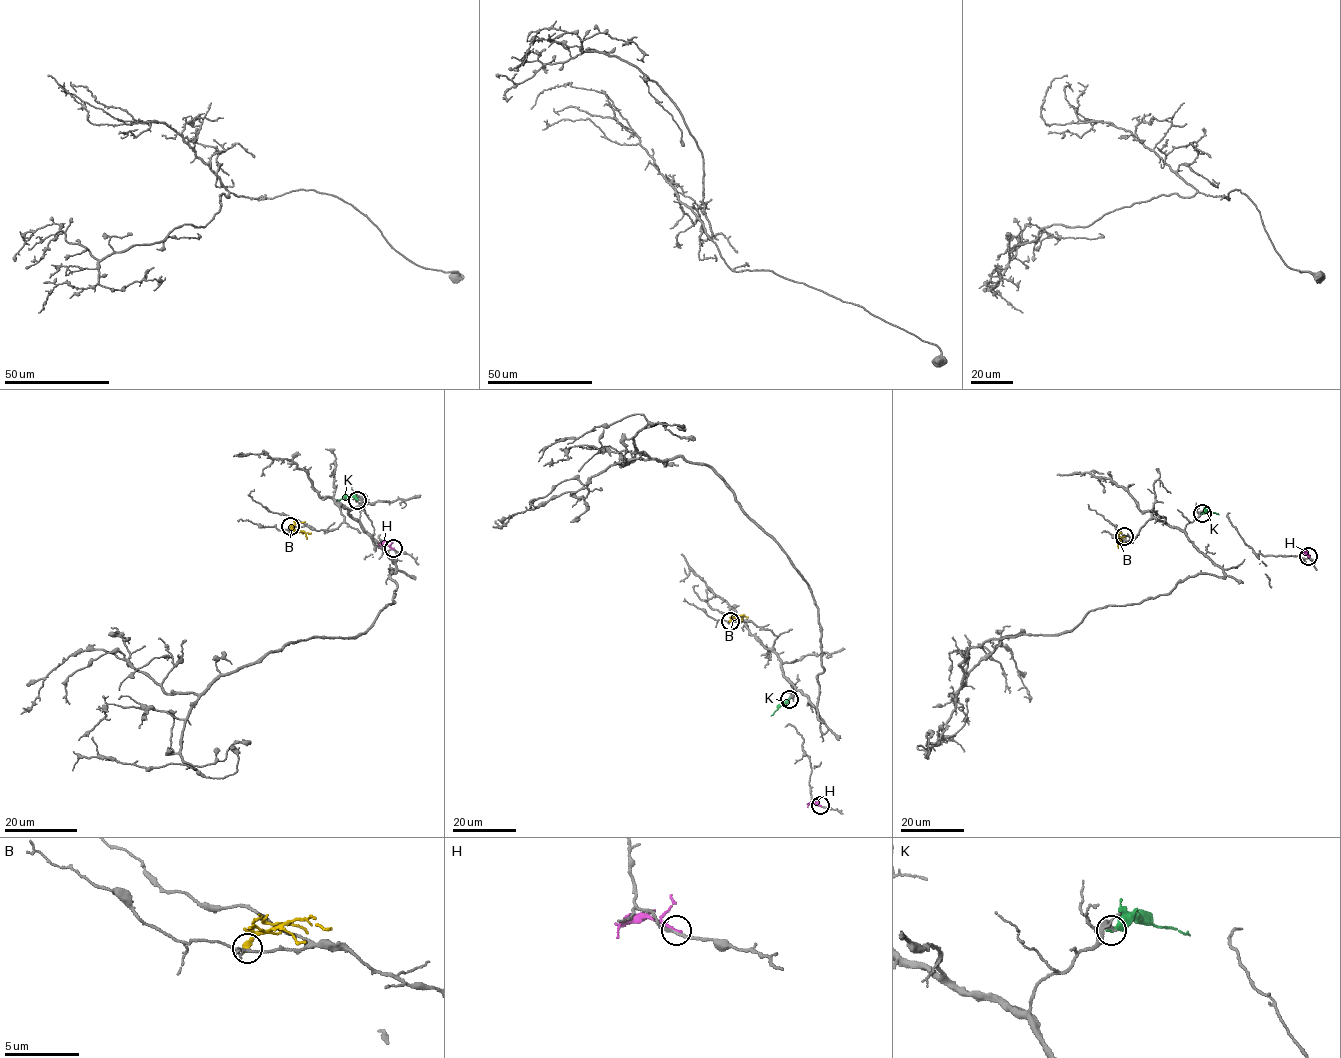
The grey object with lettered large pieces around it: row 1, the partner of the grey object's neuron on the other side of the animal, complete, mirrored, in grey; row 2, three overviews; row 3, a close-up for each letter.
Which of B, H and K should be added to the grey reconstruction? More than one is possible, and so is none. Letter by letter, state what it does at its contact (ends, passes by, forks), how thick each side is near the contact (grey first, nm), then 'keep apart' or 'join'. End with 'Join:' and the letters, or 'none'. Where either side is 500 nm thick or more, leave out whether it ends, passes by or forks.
B: it ends; calibres 160 and 380 nm; keep apart
H: it passes by; calibres 200 and 150 nm; keep apart
K: it ends; calibres 480 and 360 nm; keep apart
Join: none

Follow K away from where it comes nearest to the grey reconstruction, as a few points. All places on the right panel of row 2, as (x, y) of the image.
K: (1202, 513), (1209, 511), (1218, 515)

